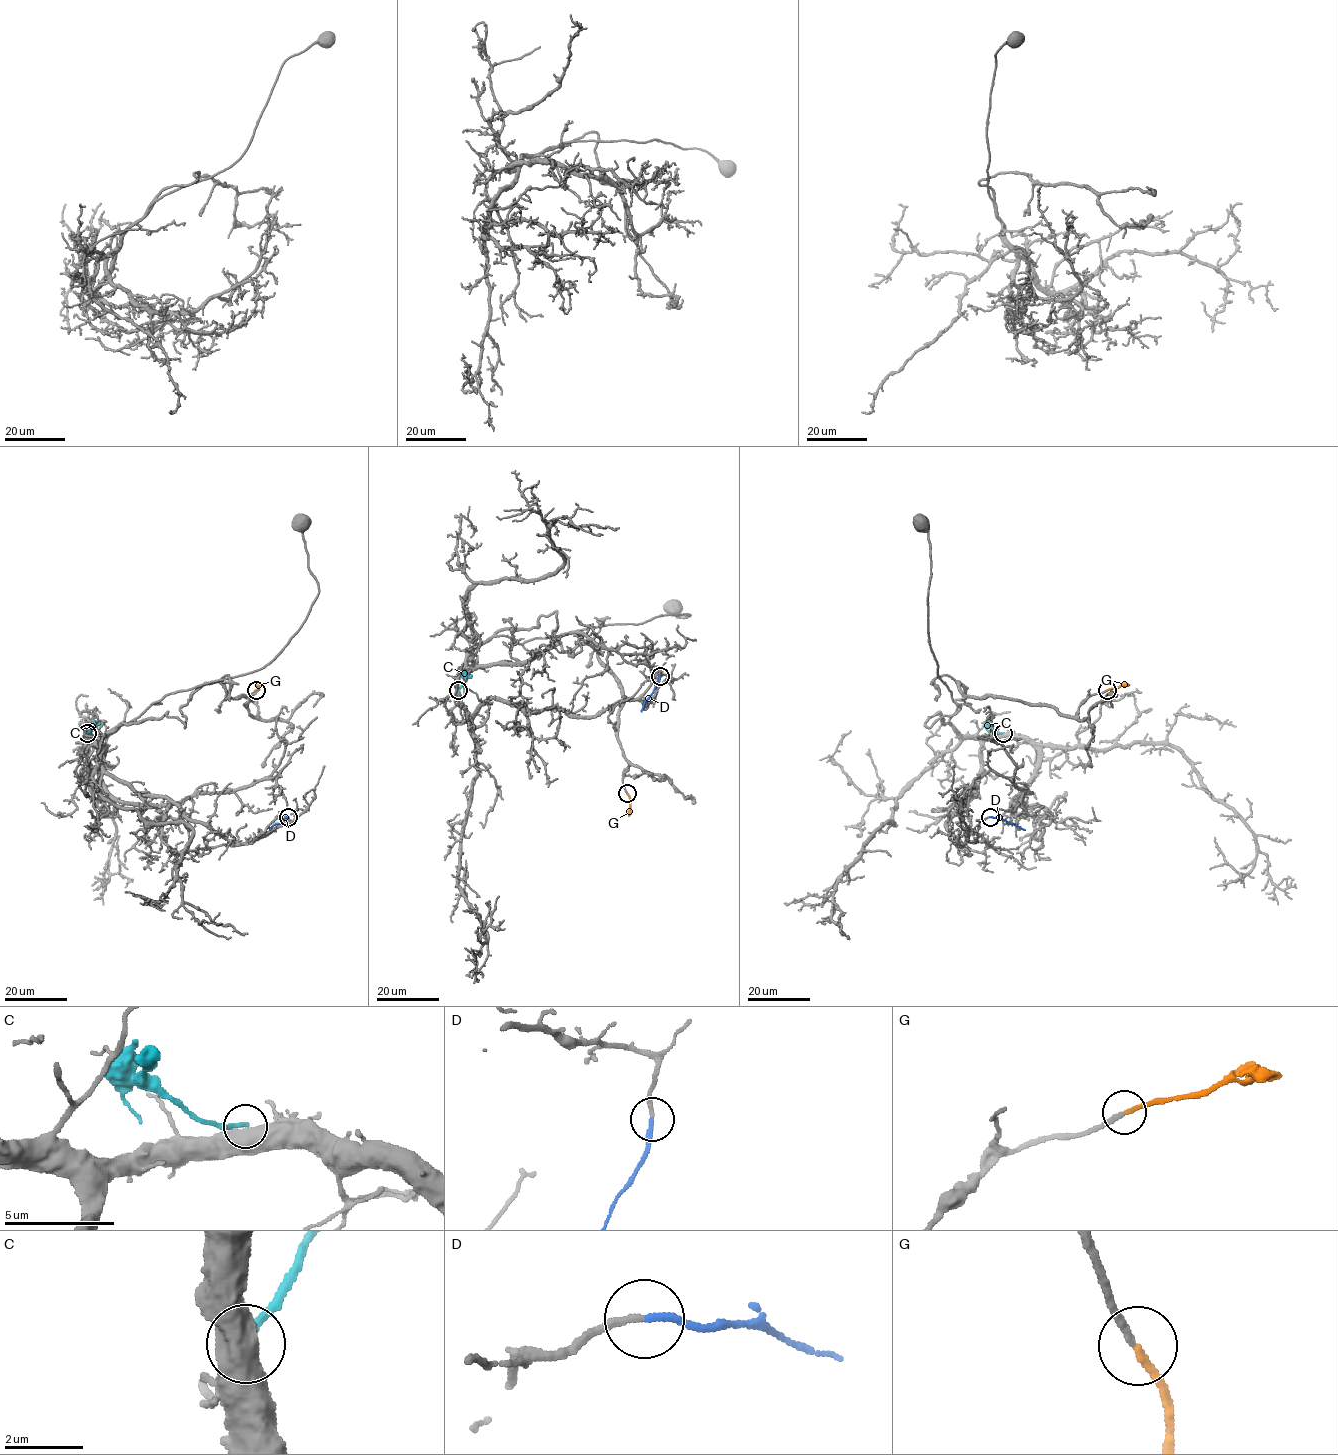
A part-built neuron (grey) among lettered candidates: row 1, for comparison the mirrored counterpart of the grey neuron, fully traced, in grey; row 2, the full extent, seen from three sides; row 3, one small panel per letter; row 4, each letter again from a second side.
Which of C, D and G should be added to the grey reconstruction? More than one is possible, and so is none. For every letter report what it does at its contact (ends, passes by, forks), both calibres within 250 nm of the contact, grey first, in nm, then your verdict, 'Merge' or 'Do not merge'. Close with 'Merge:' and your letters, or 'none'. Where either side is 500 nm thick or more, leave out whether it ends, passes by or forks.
C: Thickness 750 nm (grey) against 200 nm. Do not merge
D: It ends there. Thickness 170 nm (grey) against 200 nm. Merge
G: It ends there. Thickness 200 nm (grey) against 180 nm. Merge
Merge: D, G

